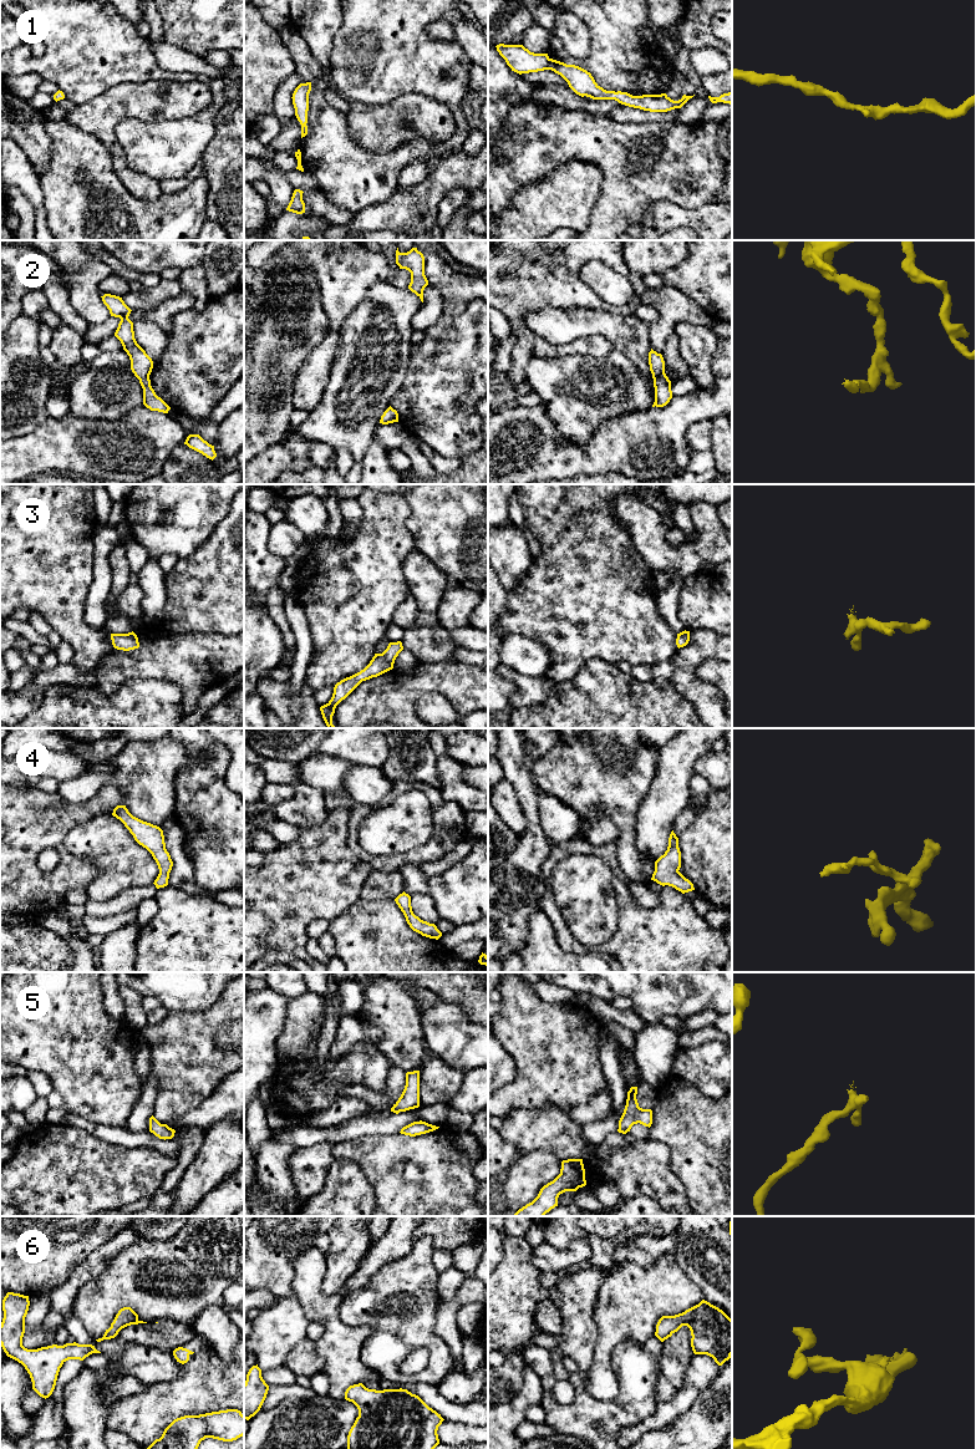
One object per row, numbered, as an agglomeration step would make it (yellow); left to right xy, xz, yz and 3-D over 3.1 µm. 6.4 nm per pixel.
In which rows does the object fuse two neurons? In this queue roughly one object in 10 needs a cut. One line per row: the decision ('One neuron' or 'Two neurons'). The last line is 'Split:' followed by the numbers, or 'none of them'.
1: One neuron
2: One neuron
3: One neuron
4: One neuron
5: One neuron
6: One neuron
Split: none of them

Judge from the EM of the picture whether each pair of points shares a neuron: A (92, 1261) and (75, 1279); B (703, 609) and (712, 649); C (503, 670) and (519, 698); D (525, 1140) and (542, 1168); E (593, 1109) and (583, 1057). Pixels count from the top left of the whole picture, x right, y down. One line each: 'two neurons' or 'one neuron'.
A: one neuron
B: two neurons
C: one neuron
D: two neurons
E: two neurons

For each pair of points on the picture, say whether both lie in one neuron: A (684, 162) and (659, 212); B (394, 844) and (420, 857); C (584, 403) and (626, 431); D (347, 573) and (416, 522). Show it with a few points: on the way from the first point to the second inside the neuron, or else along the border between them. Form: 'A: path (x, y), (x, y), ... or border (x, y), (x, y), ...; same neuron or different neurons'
A: border (694, 208), (654, 201), (641, 218); different neurons
B: border (432, 834), (422, 845), (415, 849), (379, 857); different neurons
C: border (636, 411), (606, 418), (589, 441); different neurons
D: border (405, 501), (410, 509), (406, 529), (416, 549); different neurons

